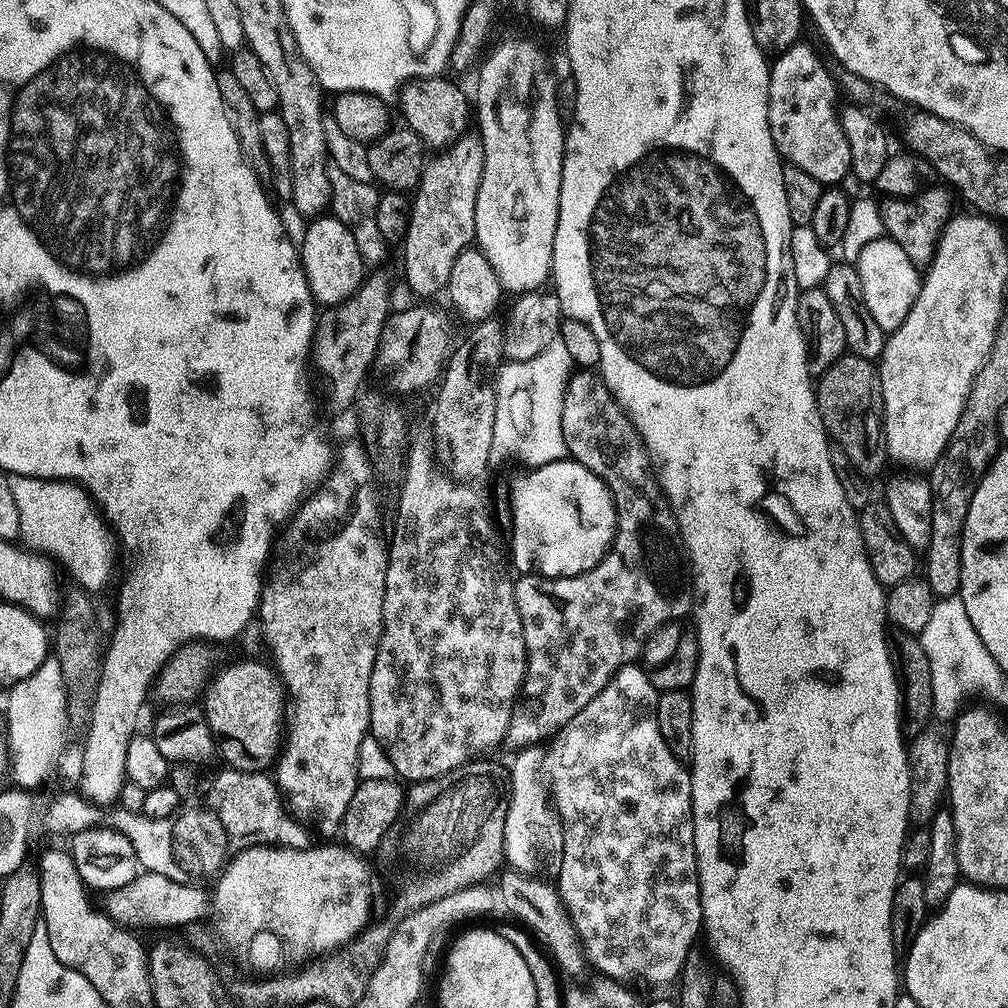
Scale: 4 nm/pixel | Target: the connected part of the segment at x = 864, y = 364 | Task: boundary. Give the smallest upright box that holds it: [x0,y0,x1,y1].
[814,356,890,478]

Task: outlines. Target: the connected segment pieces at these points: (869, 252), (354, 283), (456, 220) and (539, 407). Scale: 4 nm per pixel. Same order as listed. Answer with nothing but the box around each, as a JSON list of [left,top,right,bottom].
[[854,235,921,334],[298,214,366,306],[402,135,484,296],[493,338,574,468]]

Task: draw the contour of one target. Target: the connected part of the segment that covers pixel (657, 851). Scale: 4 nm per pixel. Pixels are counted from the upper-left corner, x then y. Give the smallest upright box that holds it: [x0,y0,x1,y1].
[546,663,704,984]

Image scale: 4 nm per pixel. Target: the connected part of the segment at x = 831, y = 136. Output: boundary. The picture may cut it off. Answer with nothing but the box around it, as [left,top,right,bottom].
[768,42,852,186]

